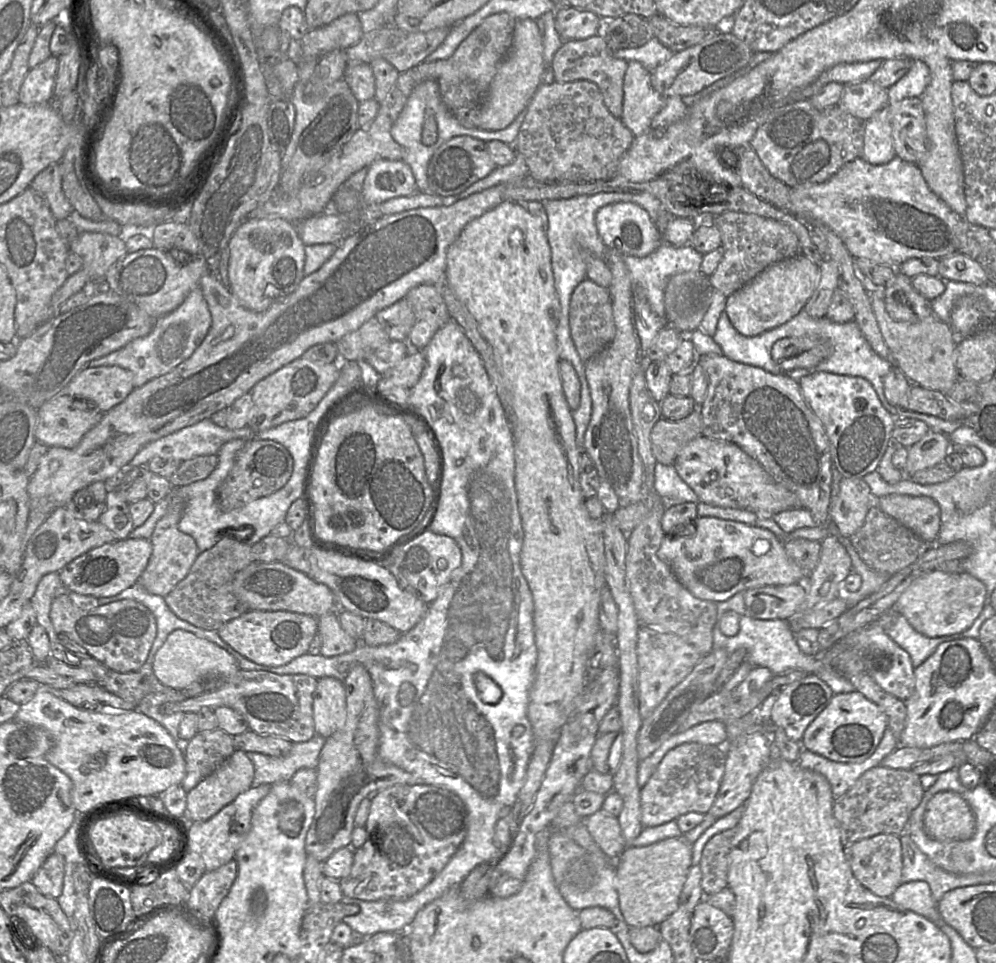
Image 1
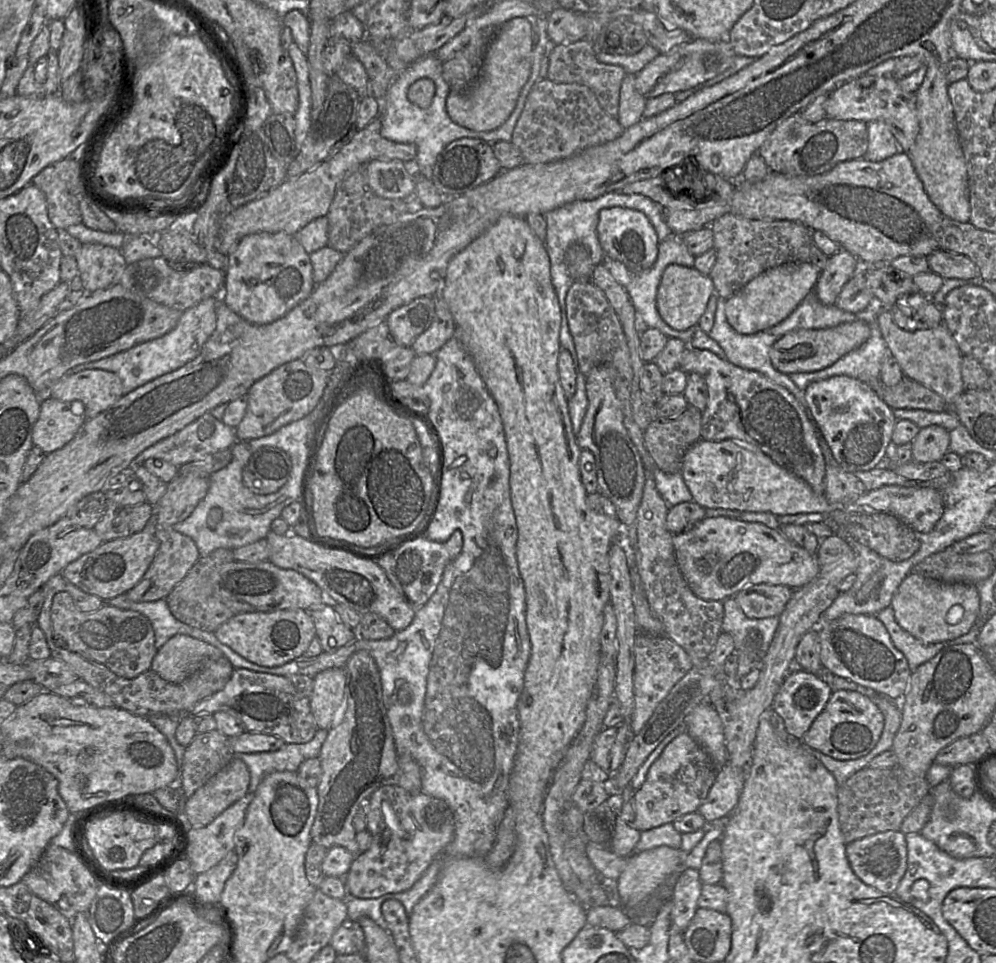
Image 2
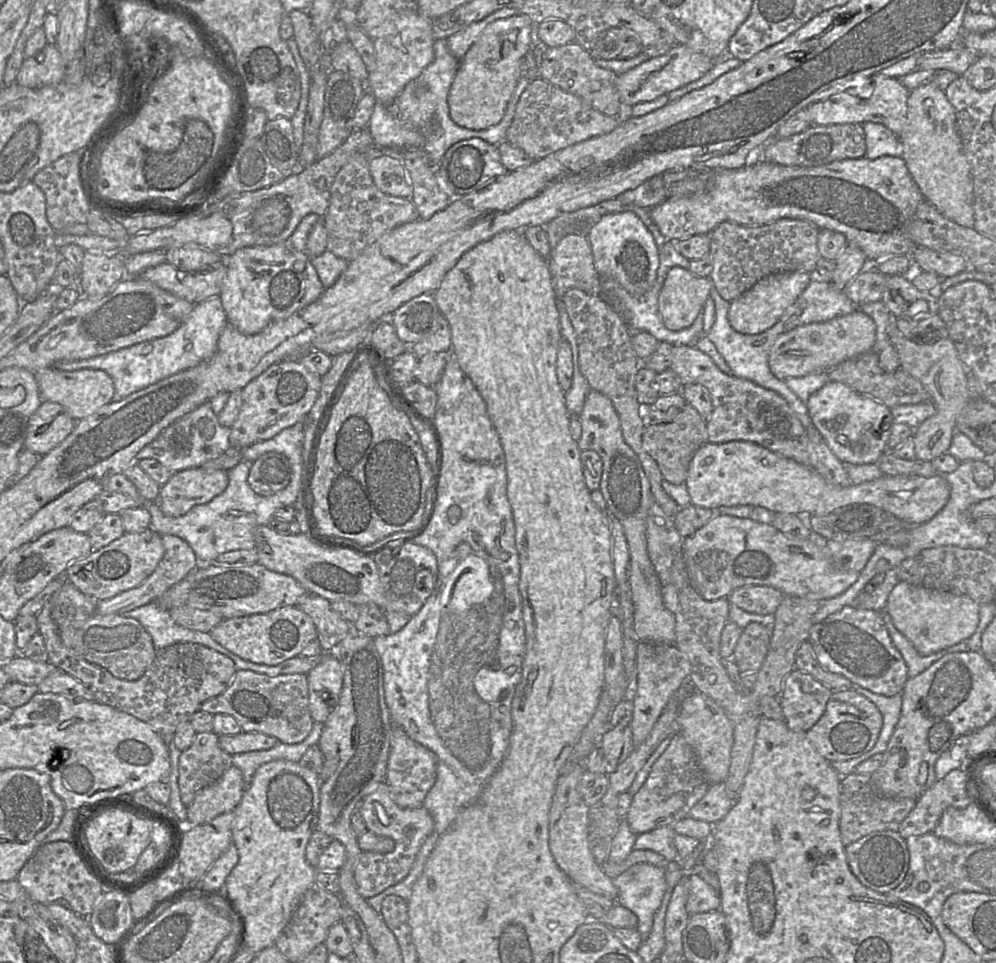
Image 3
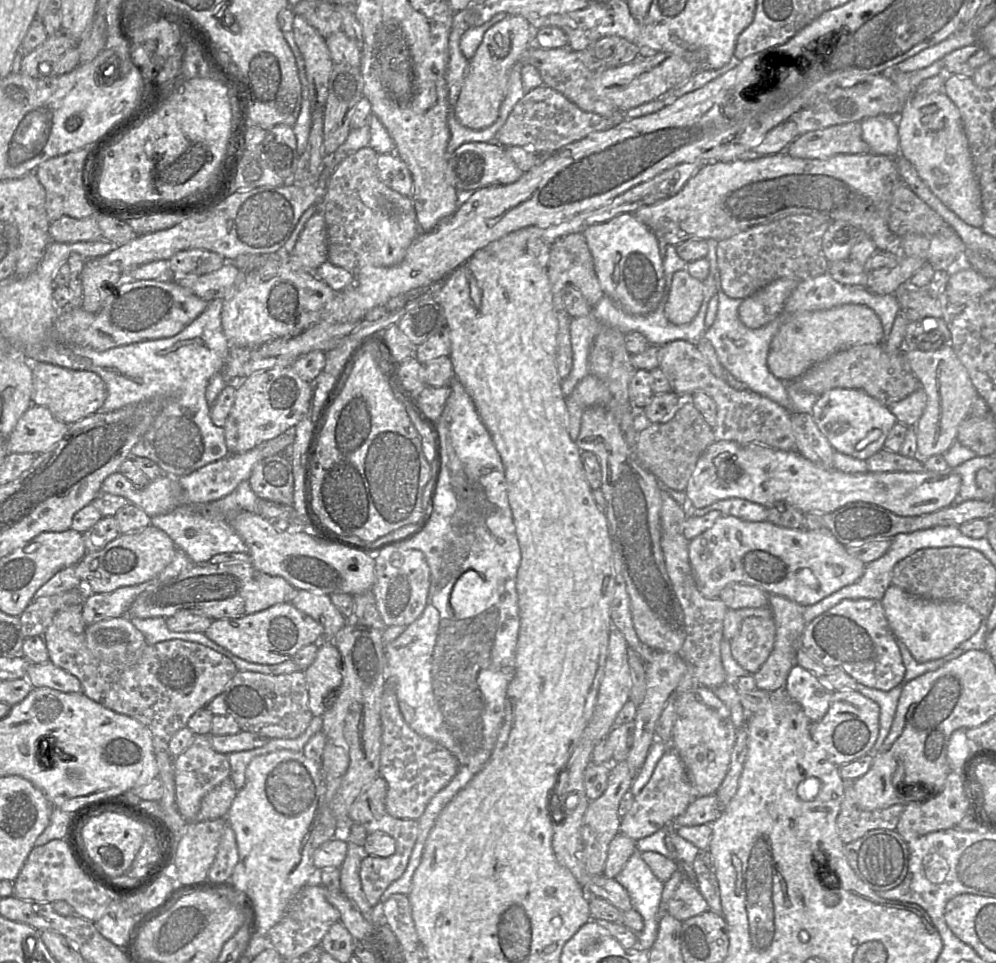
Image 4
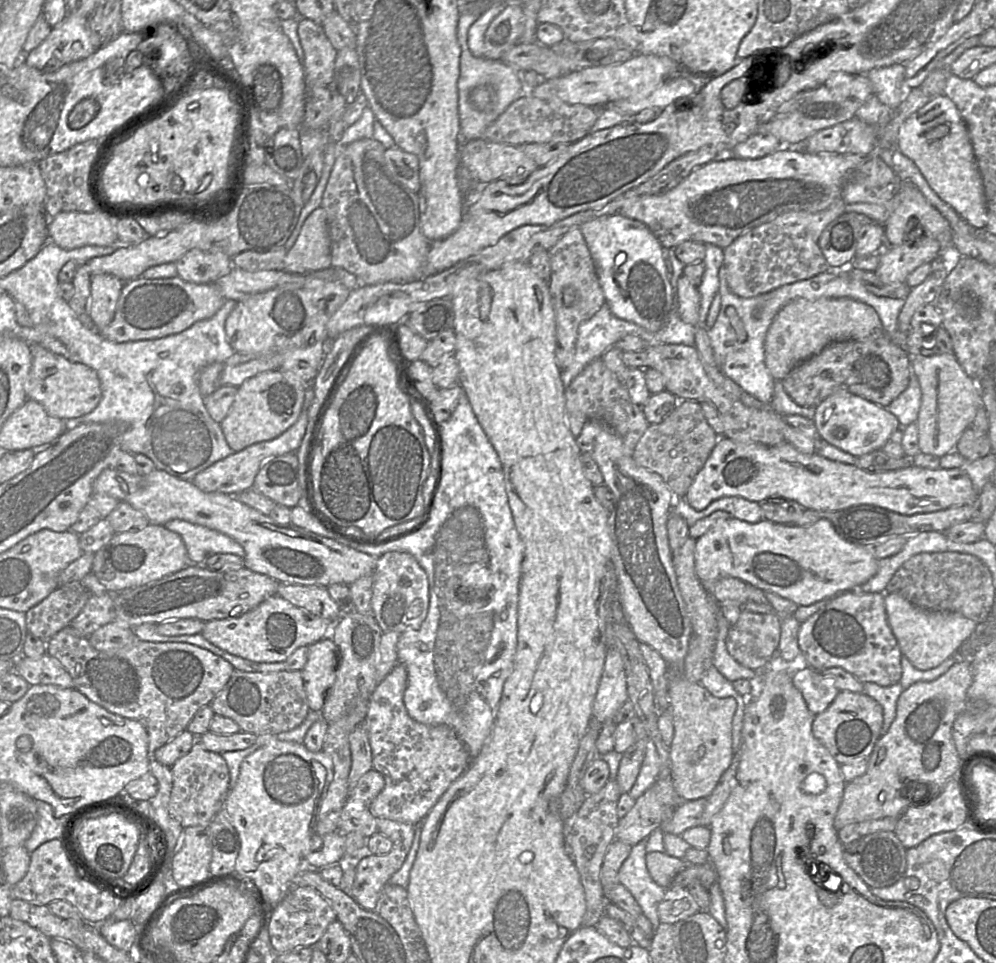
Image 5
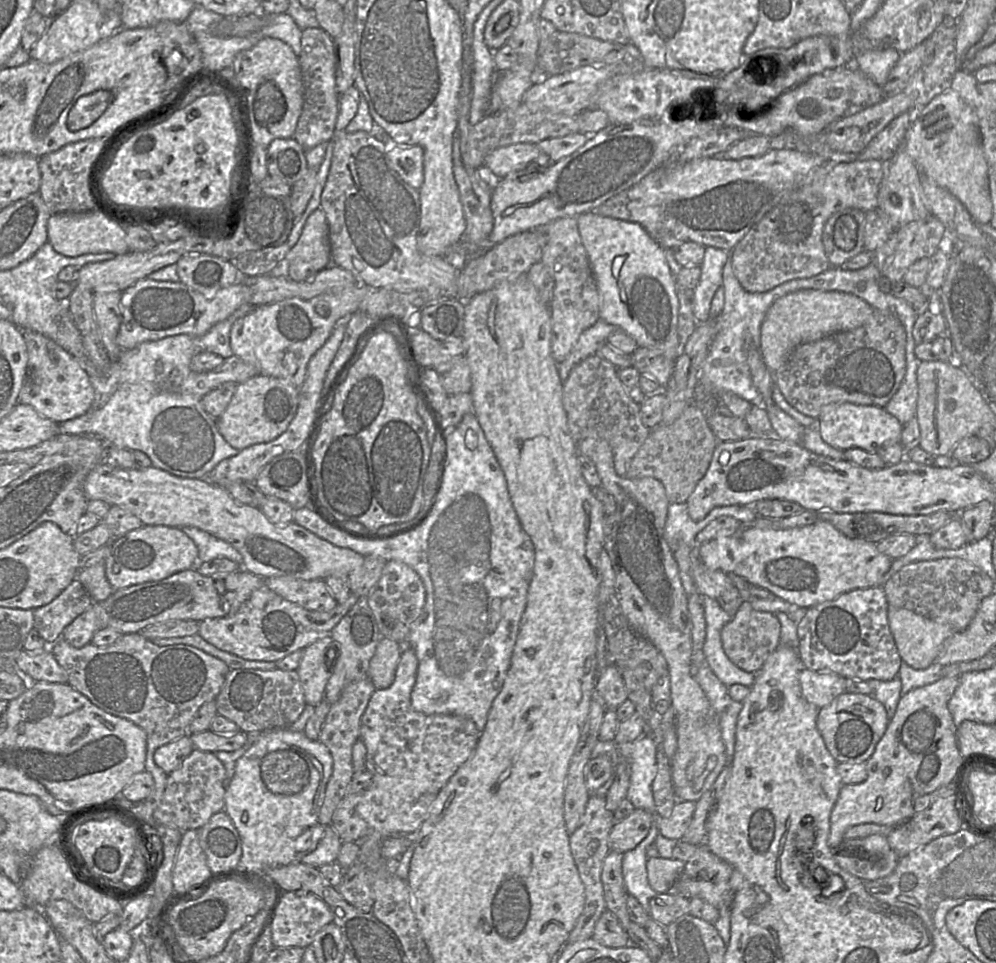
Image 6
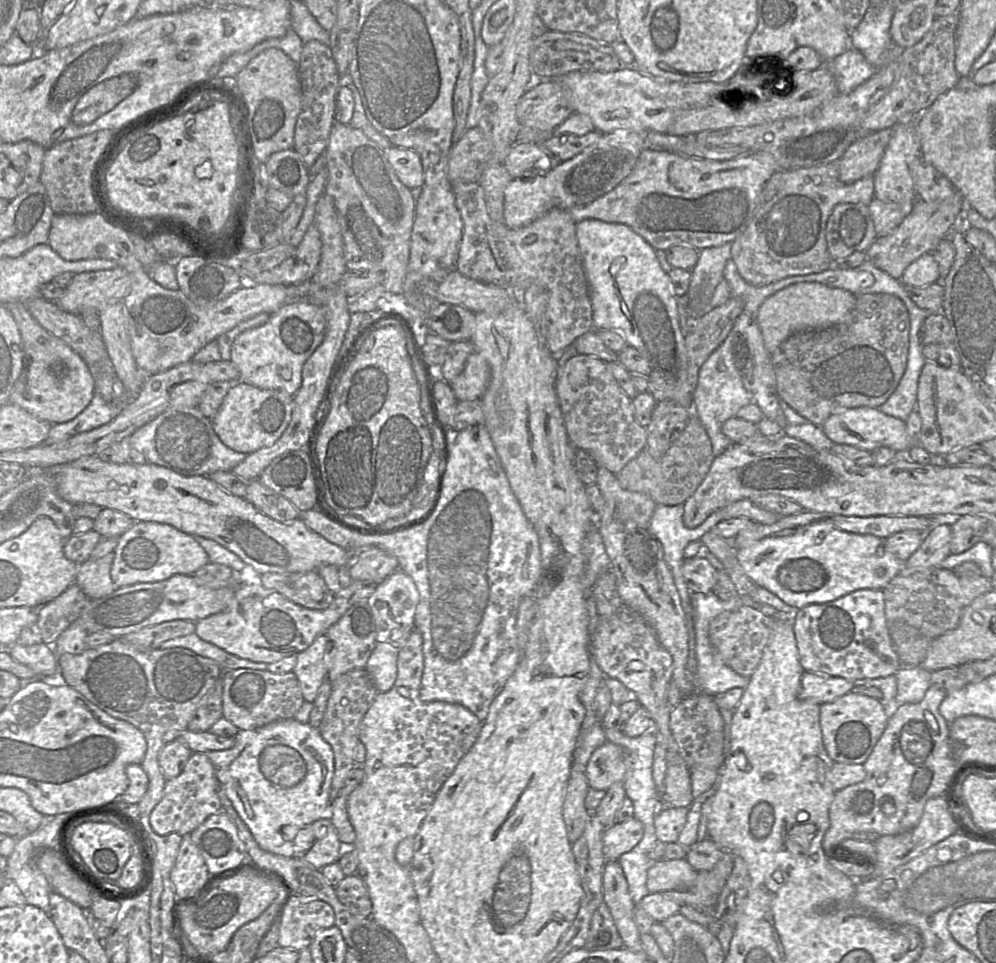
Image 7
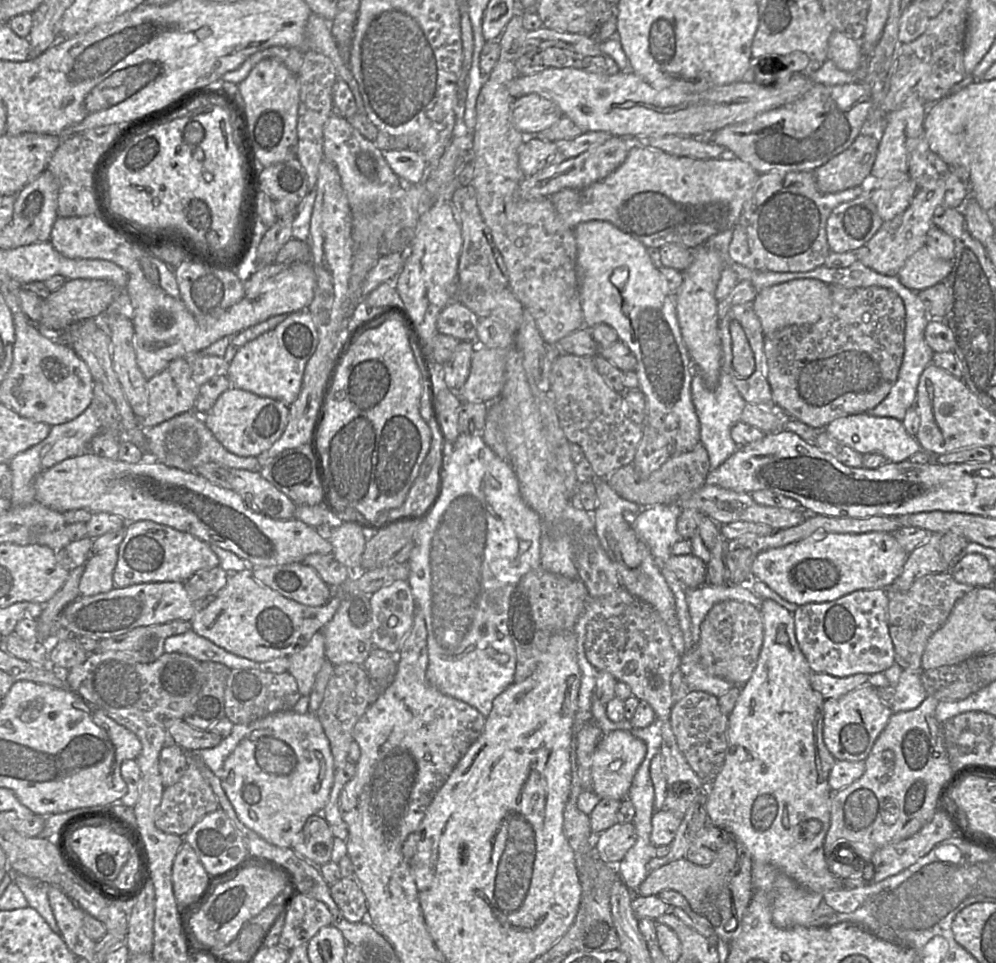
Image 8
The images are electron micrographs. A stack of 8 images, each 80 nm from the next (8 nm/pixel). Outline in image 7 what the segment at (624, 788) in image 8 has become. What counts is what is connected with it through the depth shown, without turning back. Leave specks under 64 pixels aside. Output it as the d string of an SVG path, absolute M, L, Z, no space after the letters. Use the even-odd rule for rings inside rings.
M607 741L591 754L585 767L585 775L590 788L606 791L613 783L623 782L626 769L624 749Z

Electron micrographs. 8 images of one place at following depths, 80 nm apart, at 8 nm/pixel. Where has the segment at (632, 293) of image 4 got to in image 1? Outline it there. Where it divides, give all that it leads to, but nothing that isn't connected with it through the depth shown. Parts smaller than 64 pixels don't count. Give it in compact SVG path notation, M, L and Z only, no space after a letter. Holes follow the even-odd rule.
M619 202L600 208L595 215L599 236L613 251L635 257L645 257L653 253L663 242L662 234L650 218L648 212L637 204Z

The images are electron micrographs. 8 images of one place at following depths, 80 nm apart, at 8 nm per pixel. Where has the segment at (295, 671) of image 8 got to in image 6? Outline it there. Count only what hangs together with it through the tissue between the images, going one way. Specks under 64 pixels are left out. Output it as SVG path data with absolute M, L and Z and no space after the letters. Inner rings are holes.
M325 635L305 647L297 668L306 704L316 707L324 698L330 676L327 650L334 645L330 635Z

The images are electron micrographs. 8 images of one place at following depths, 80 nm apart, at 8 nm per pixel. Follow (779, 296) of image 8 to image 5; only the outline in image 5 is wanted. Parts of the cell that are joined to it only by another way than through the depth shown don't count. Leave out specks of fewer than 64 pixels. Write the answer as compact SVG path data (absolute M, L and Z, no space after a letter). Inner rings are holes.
M851 298L795 299L779 310L765 339L765 364L776 381L784 379L798 364L818 354L829 343L864 340L881 334L883 325L873 307Z

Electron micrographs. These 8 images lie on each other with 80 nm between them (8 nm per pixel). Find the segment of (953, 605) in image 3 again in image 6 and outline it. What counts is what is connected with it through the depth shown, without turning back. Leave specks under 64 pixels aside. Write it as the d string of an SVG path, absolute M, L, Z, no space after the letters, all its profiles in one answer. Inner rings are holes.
M888 605L888 623L901 660L916 670L926 669L932 665L945 640L955 633L948 625L891 605Z

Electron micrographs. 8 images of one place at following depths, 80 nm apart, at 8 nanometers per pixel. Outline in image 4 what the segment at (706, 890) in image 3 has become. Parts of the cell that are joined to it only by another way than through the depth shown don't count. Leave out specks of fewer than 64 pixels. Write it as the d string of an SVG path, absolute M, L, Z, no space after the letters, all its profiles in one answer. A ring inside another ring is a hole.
M688 880L680 882L667 906L667 913L681 922L707 910L708 904L698 887Z

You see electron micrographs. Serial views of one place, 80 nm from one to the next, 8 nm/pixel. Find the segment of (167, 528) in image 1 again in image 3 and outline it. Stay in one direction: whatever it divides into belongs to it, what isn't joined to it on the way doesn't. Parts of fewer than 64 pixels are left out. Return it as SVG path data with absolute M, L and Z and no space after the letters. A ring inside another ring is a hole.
M201 467L182 470L173 473L161 487L158 505L165 515L179 517L223 493L228 482L227 470ZM170 534L161 536L164 546L164 555L154 572L139 586L124 591L113 598L98 600L96 604L96 613L101 615L126 614L140 606L156 601L171 586L179 583L190 572L198 567L198 559L193 549L186 541Z

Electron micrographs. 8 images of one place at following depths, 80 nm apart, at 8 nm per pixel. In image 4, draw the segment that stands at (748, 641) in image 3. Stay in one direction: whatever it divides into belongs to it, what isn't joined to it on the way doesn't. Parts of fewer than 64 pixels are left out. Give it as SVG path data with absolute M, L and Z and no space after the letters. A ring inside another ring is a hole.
M773 617L744 618L739 632L730 641L733 658L743 669L753 675L771 654L775 637L776 625Z

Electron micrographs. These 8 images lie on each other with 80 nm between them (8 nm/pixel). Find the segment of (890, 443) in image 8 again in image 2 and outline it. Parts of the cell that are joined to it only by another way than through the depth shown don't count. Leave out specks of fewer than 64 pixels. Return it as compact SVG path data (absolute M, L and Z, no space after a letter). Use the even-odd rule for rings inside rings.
M833 376L809 384L803 392L813 423L840 468L854 474L881 465L890 451L896 419L893 409L868 384L849 376Z

